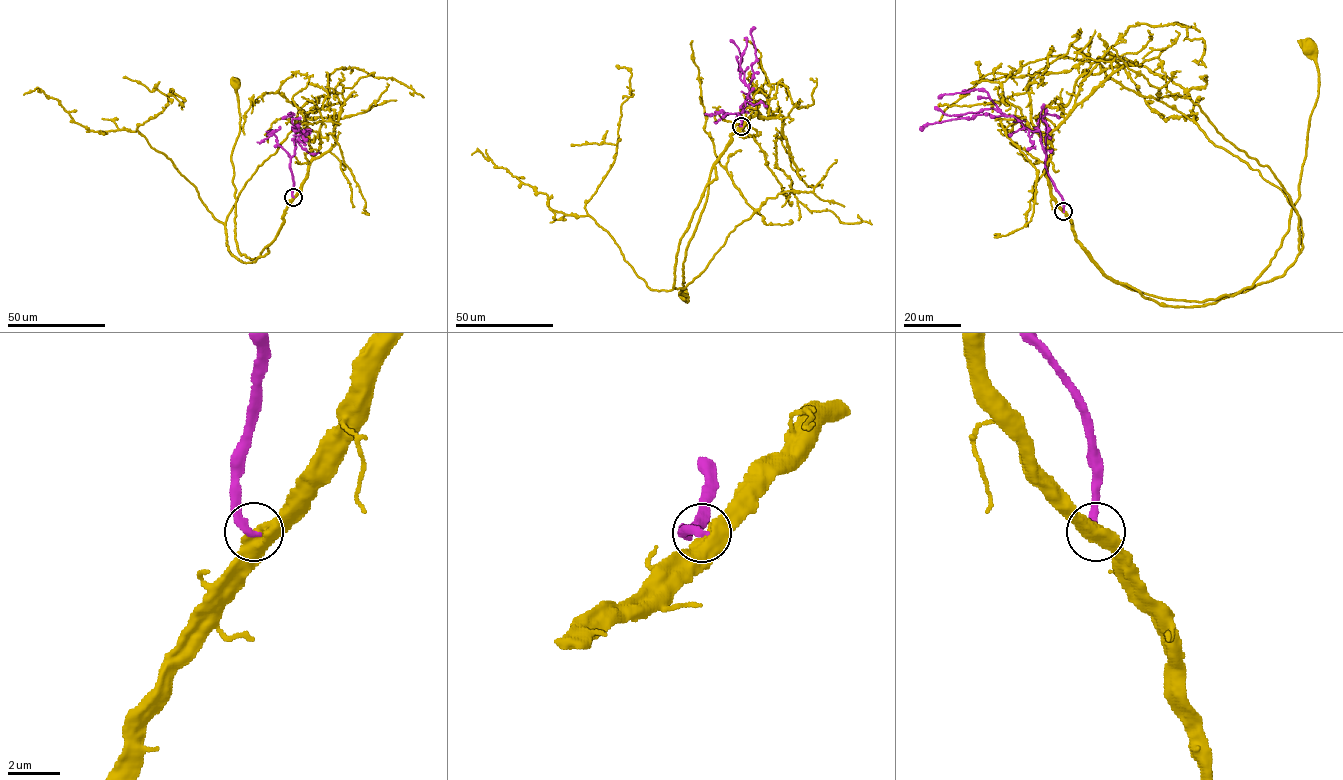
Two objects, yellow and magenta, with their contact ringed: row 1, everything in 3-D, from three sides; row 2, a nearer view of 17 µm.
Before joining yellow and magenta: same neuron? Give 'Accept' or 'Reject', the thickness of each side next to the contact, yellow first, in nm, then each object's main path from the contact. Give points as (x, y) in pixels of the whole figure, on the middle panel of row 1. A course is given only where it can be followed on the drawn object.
Reject. Thickness 550 nm (yellow) against 360 nm. Course of yellow: (741, 126), (709, 177), (705, 206), (683, 262), (679, 293), (687, 302), (684, 294). Course of magenta: (741, 126), (738, 113), (743, 110), (754, 74), (751, 65), (756, 55), (751, 31), (755, 27)

